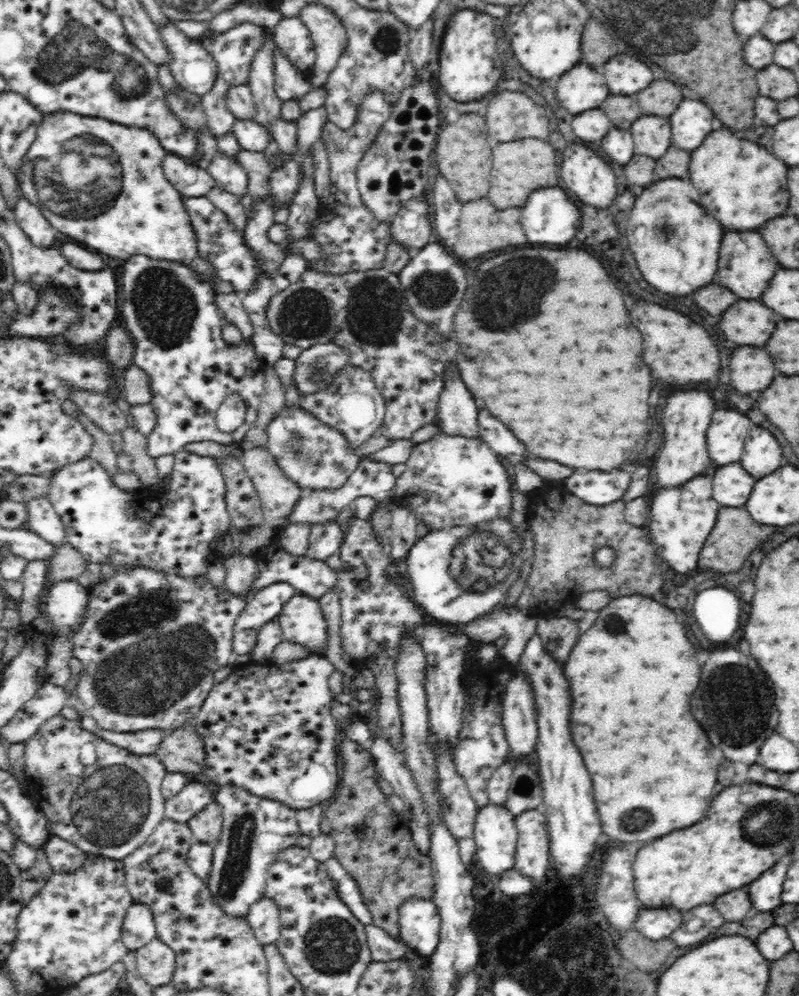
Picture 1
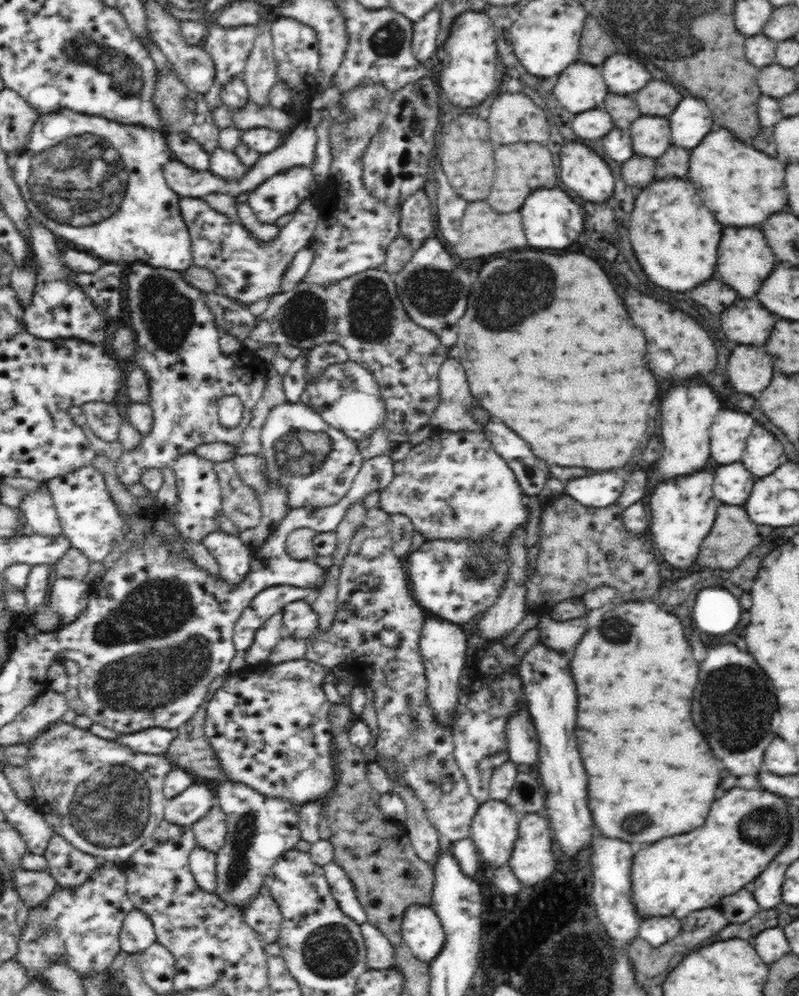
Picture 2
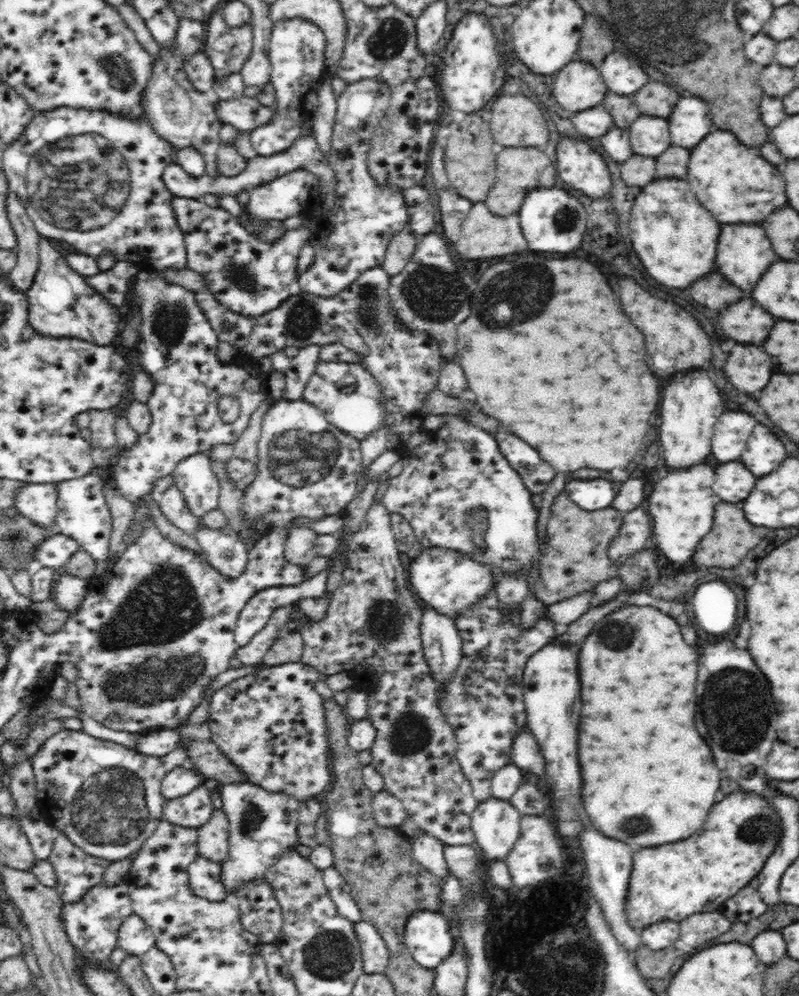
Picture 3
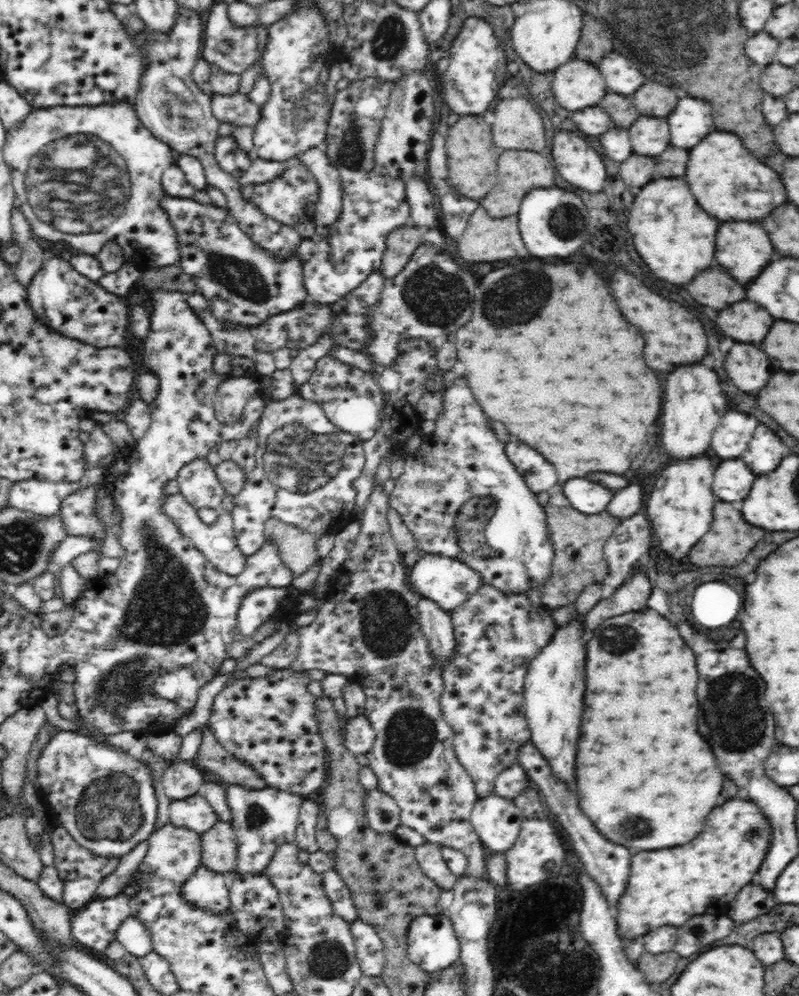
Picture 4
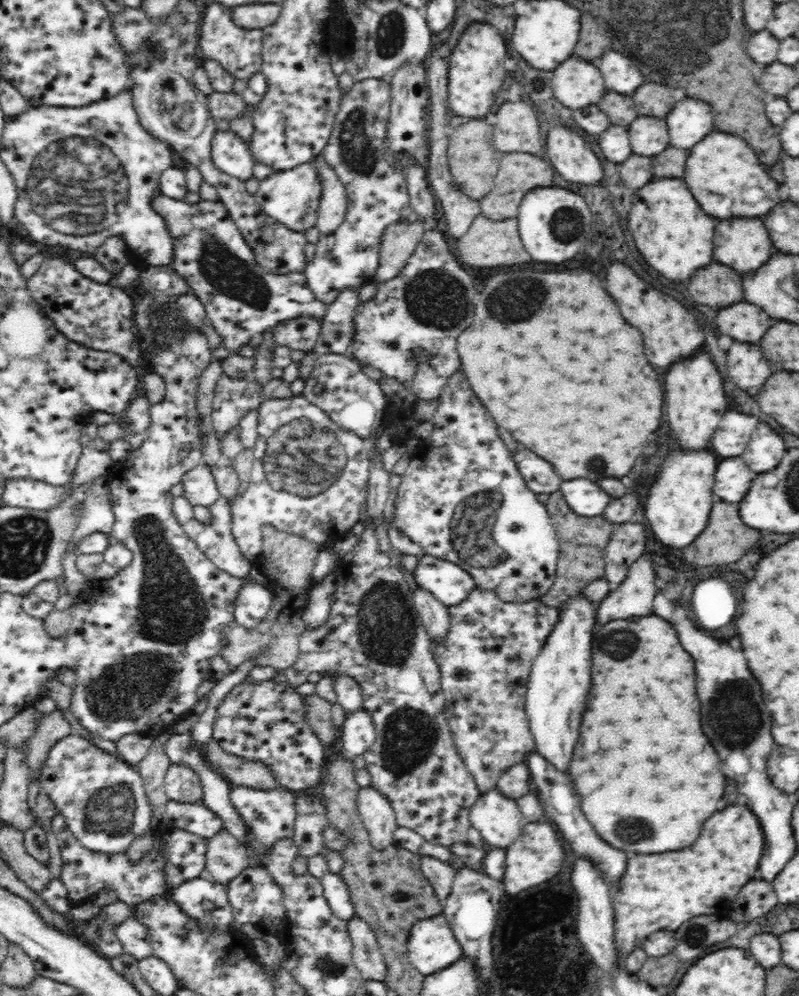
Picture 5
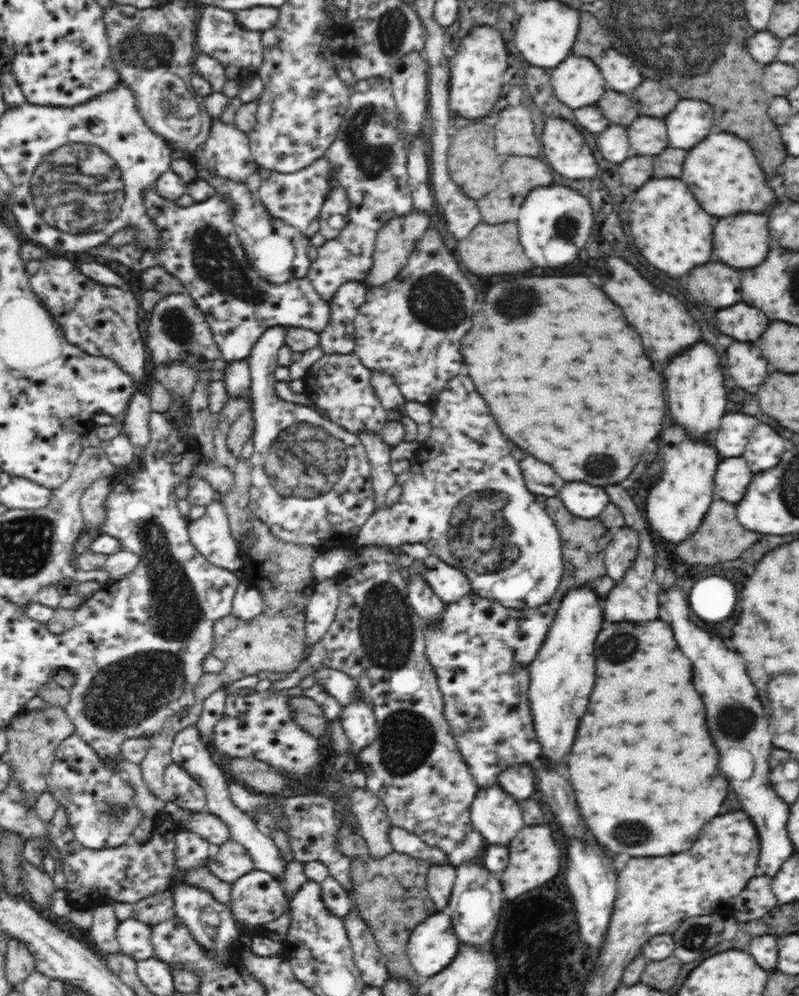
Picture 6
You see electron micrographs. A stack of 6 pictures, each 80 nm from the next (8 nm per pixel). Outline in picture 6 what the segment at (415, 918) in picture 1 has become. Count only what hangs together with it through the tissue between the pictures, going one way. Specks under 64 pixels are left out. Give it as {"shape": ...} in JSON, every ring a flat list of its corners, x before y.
{"shape":[[435,912,412,930,406,956,413,970,427,979,452,962,460,943,450,916,444,912]]}

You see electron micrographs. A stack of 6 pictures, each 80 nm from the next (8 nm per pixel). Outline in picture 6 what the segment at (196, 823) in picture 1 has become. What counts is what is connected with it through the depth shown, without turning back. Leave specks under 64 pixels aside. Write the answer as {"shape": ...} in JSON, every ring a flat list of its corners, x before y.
{"shape":[[232,838,213,847,207,866,220,881,230,884,255,869,248,849]]}

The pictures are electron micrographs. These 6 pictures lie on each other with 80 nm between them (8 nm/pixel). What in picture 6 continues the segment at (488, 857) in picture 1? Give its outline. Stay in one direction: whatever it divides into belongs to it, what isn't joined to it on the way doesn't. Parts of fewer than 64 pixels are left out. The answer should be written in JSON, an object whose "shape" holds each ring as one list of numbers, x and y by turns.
{"shape":[[498,783,479,788,471,804,472,826,490,845,506,845,526,826,520,802]]}

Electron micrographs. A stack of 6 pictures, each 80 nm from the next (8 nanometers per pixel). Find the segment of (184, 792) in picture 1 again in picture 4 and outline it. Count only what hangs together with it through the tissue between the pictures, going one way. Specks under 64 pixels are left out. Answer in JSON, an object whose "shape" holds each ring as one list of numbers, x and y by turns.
{"shape":[[194,794,184,800,170,803,170,823,177,827,186,827,198,834,208,832,216,822,217,815,201,794]]}

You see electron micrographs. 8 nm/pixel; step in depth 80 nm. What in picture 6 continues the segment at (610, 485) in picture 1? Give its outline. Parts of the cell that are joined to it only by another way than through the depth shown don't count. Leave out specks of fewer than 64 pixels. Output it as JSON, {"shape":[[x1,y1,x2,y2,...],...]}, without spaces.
{"shape":[[568,482,562,486,559,497,574,516,580,518,597,517,611,503,608,494,586,482]]}

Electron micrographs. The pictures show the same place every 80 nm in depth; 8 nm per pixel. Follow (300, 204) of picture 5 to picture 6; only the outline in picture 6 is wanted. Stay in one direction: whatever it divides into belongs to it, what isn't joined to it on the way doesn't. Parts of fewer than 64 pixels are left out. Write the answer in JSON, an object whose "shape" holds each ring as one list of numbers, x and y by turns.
{"shape":[[322,157,294,172,284,174,275,170,262,168,260,172,261,184,256,193,258,200,268,209,272,216,284,220,289,225,295,226,304,236,309,239,312,234,319,232,320,211,324,201,328,199,330,188,330,178,337,179,336,171,328,159]]}

